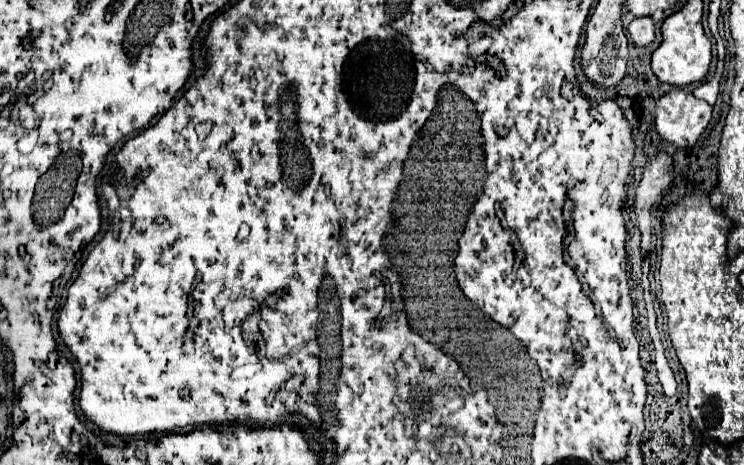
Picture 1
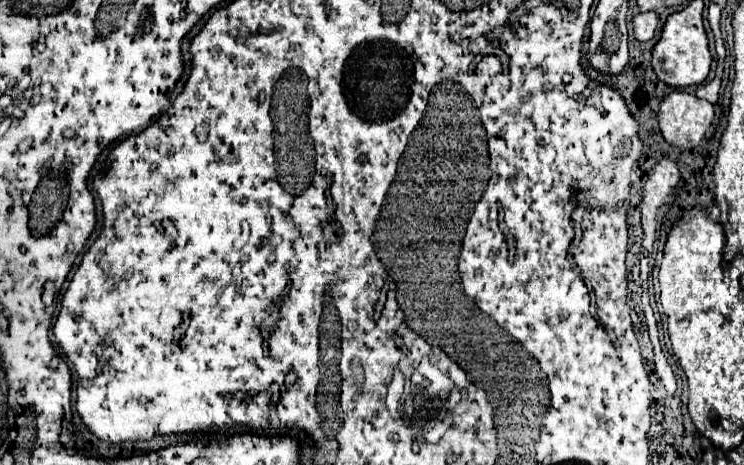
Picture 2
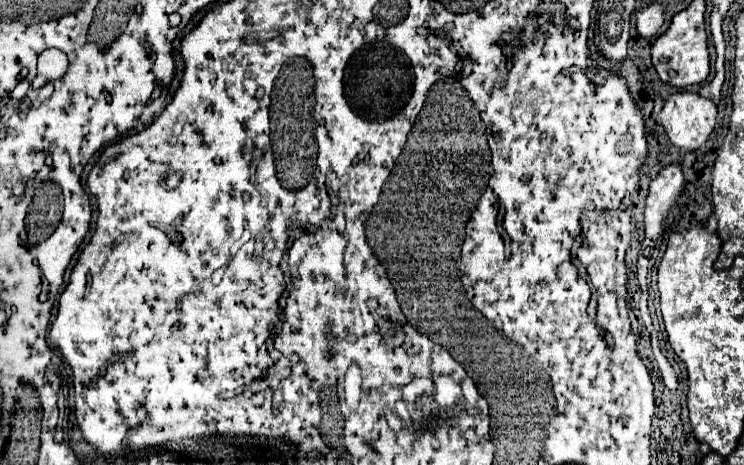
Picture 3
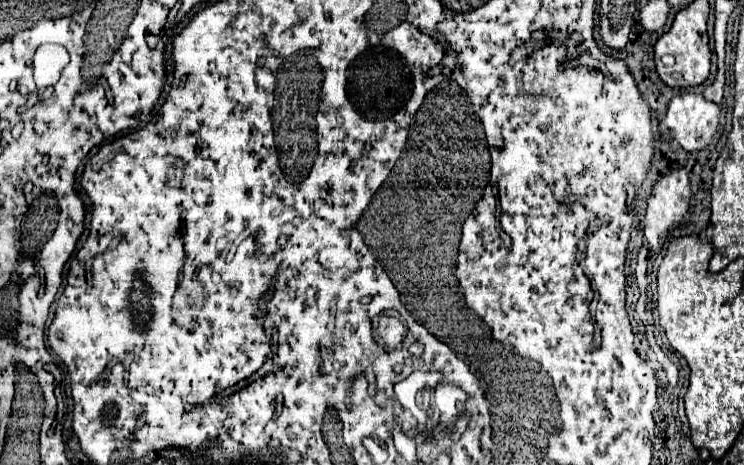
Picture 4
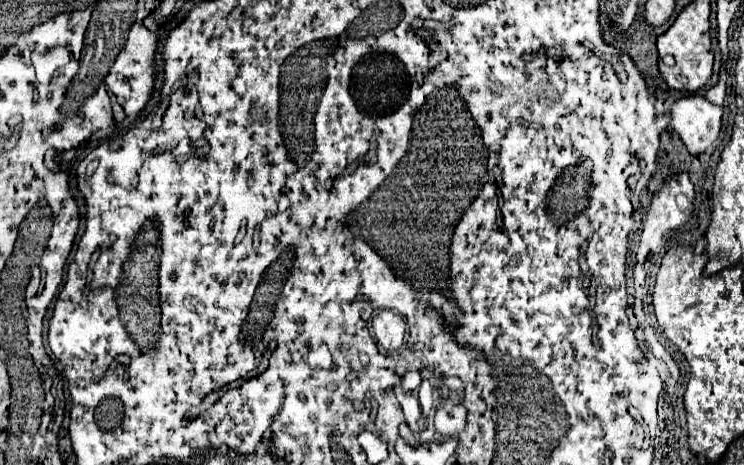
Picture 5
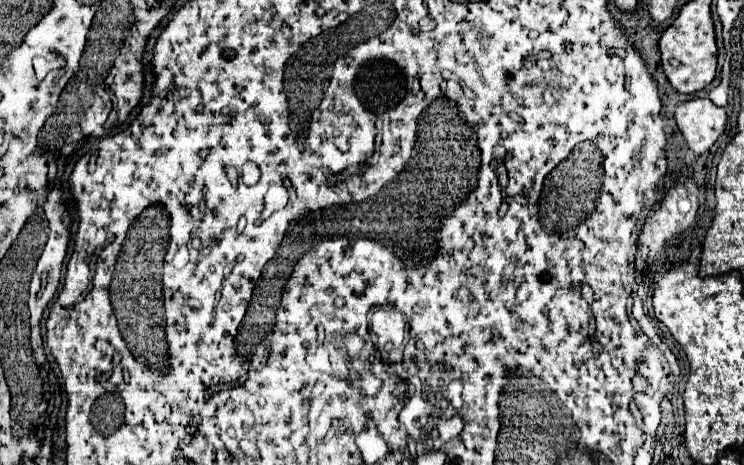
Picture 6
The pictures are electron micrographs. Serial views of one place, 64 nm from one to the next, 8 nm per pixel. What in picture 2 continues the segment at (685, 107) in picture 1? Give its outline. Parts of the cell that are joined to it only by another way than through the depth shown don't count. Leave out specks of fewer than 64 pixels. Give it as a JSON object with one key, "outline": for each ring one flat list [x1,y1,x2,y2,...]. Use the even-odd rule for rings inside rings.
{"outline":[[670,92,658,112,660,130,668,144,696,148,714,120,714,106,688,92]]}

